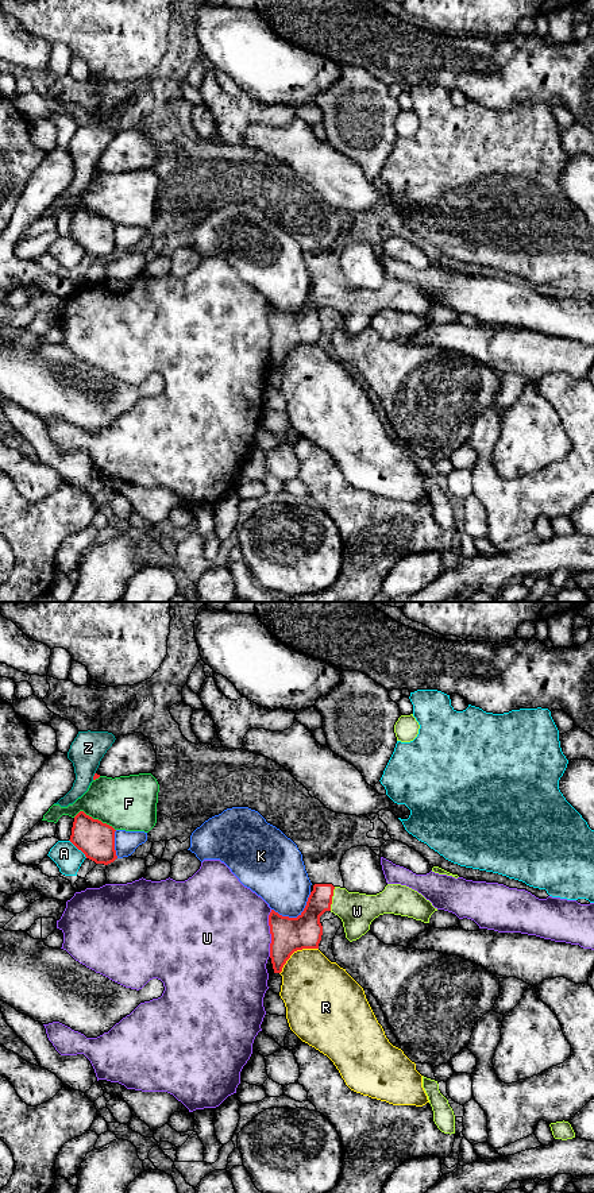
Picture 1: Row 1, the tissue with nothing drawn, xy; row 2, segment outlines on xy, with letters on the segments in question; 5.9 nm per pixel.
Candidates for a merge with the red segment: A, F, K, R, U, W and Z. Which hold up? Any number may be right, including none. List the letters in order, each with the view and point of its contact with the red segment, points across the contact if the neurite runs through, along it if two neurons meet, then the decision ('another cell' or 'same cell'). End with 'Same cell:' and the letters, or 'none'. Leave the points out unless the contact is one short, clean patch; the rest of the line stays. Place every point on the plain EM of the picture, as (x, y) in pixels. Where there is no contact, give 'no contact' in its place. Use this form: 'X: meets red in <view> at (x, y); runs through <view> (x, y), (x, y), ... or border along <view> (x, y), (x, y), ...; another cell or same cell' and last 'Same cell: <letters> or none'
A: meets red in xy at (78, 244); another cell
F: meets red in xy at (95, 215); another cell
K: meets red in xy at (297, 312); another cell
R: meets red in xy at (294, 346); another cell
U: meets red in xy at (270, 328); another cell
W: meets red in xy at (331, 294); runs through xy (304, 327), (309, 313), (331, 294), (357, 307); same cell
Z: meets red in xy at (93, 172); another cell
Same cell: W

